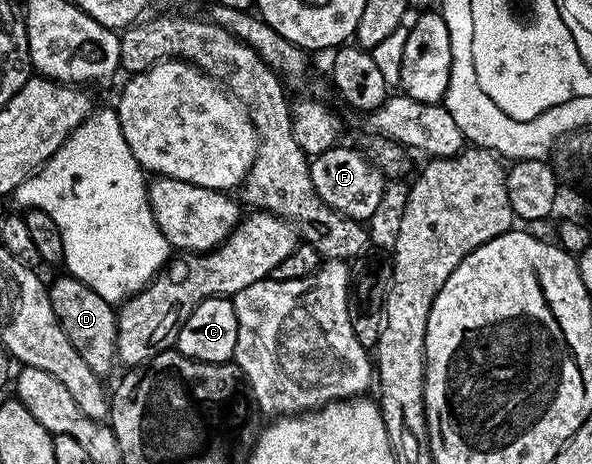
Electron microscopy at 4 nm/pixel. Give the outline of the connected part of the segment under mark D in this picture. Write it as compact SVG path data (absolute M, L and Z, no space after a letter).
M61 275L54 282L49 282L48 292L52 311L64 331L68 335L68 343L80 351L80 359L92 367L92 371L99 375L107 375L116 366L118 348L116 335L118 334L118 315L115 306L109 301L100 299L92 287L88 287L80 279L69 275Z

